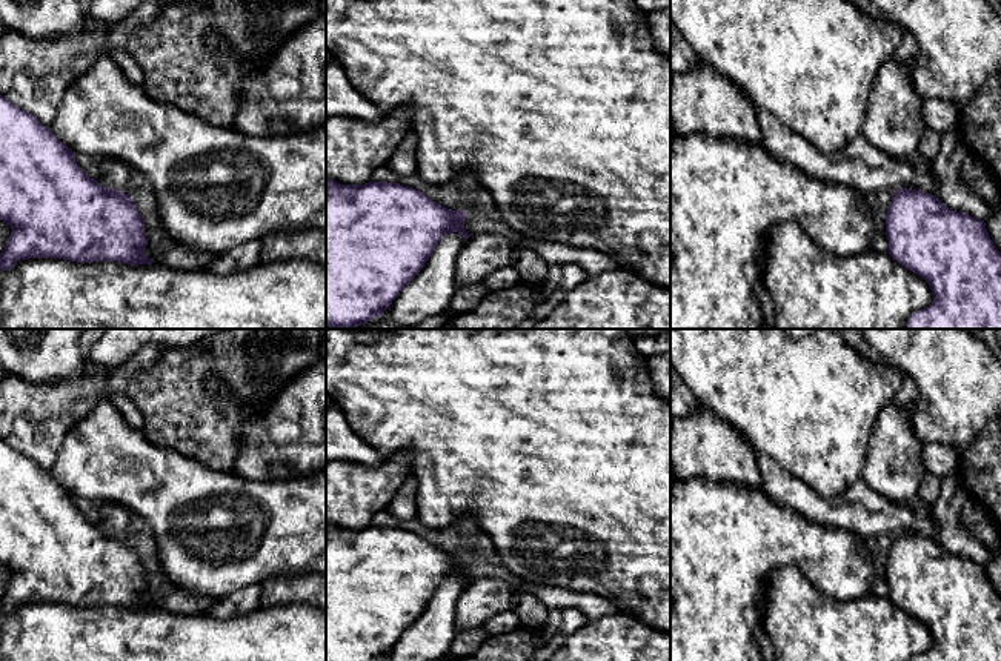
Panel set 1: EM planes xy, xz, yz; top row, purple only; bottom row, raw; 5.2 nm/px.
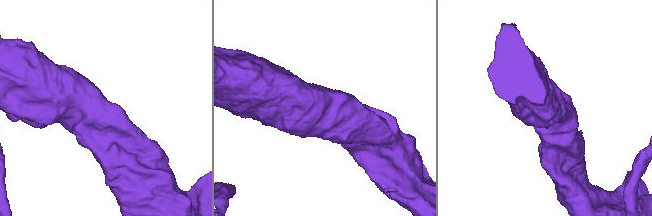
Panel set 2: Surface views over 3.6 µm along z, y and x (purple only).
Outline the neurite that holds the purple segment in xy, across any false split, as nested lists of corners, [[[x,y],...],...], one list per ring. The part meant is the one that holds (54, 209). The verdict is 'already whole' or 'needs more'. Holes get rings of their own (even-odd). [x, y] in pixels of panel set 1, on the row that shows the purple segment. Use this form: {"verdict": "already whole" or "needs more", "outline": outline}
{"verdict": "already whole", "outline": [[[0,95],[0,220],[11,228],[11,235],[0,254],[0,269],[8,271],[20,260],[65,258],[77,263],[115,261],[131,266],[152,264],[145,255],[148,238],[135,203],[125,192],[103,188],[89,178],[48,126]]]}

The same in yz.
{"verdict": "already whole", "outline": [[[900,188],[889,204],[884,234],[889,255],[924,278],[933,294],[927,309],[910,315],[907,329],[1001,329],[1001,252],[990,240],[984,221],[949,209],[936,195]]]}

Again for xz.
{"verdict": "already whole", "outline": [[[326,177],[326,327],[344,327],[355,329],[360,324],[372,321],[384,314],[384,311],[392,304],[392,301],[400,295],[400,292],[418,275],[424,267],[431,254],[434,252],[437,243],[451,232],[458,232],[464,240],[469,234],[464,229],[464,220],[469,214],[464,211],[447,209],[432,200],[429,200],[423,192],[403,186],[400,183],[387,181],[369,181],[364,184],[341,184]]]}

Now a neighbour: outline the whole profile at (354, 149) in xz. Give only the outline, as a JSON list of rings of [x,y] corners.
[[[398,106],[377,123],[326,120],[326,177],[341,184],[364,184],[384,166],[412,131],[411,108]]]

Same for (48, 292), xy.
[[[309,258],[275,260],[221,275],[157,263],[20,260],[12,269],[0,269],[0,329],[326,329],[326,264]]]

